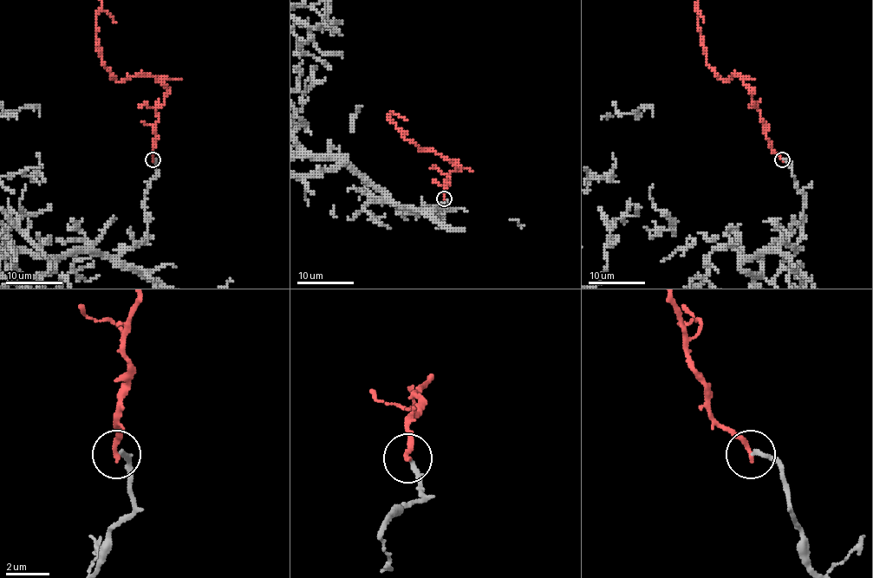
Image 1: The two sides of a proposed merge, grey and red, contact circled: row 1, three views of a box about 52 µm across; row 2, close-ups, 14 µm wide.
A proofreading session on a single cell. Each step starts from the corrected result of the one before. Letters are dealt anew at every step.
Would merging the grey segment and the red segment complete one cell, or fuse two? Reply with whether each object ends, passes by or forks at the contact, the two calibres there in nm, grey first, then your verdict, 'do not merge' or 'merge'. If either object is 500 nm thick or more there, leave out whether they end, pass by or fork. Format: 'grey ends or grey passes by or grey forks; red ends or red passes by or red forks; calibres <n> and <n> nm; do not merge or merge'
grey ends; red ends; calibres 190 and 240 nm; do not merge

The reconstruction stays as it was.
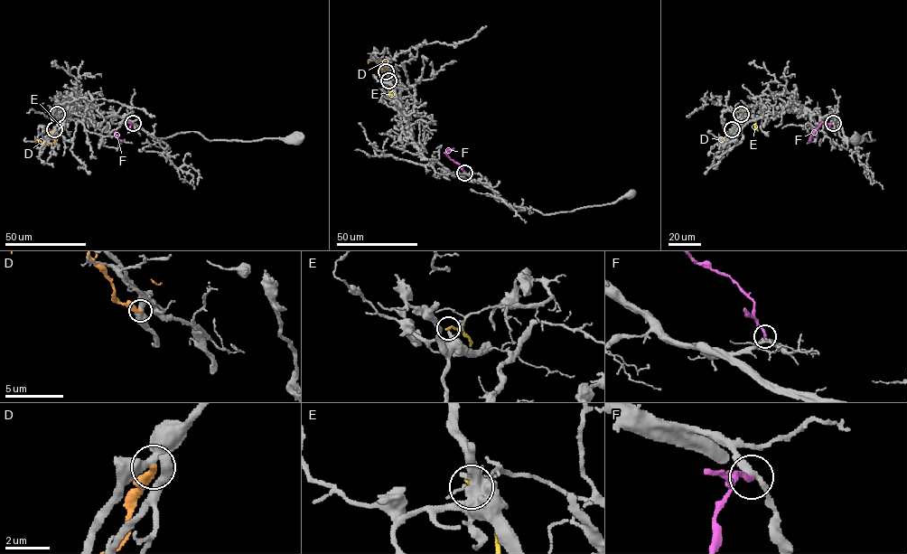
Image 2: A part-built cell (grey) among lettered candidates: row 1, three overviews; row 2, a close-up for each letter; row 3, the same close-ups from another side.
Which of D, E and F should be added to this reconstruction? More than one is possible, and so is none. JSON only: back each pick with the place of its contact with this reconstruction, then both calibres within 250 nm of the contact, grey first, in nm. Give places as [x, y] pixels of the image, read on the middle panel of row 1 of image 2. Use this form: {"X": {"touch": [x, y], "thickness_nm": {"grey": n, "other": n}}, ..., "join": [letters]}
{"F": {"touch": [464, 173], "thickness_nm": {"grey": 280, "other": 240}}, "join": ["F"]}

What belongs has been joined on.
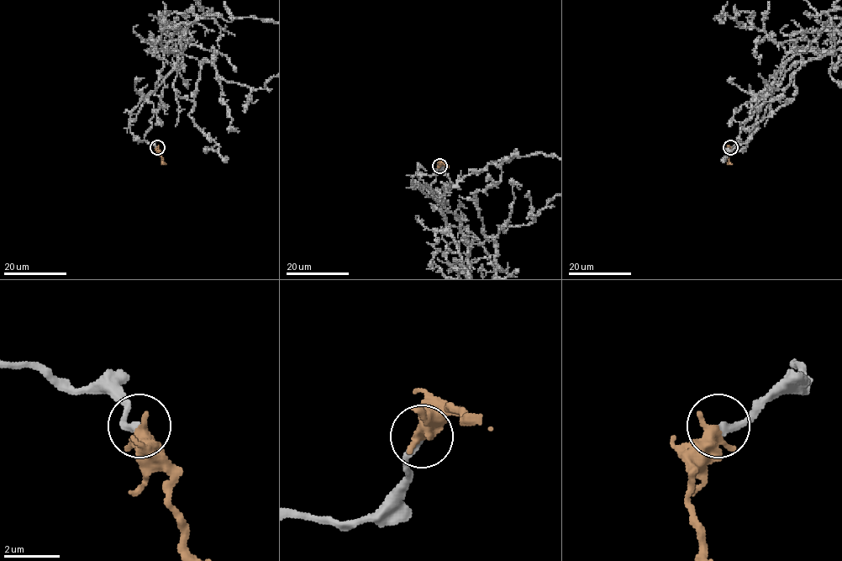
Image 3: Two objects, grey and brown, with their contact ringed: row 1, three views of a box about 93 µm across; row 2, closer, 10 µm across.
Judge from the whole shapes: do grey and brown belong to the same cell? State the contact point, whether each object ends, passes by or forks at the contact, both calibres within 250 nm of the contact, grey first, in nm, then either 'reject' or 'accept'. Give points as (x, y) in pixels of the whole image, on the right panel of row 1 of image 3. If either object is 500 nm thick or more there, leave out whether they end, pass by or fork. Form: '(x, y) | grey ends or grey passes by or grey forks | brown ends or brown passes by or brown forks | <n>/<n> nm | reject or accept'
(730, 147) | 260/550 nm | accept

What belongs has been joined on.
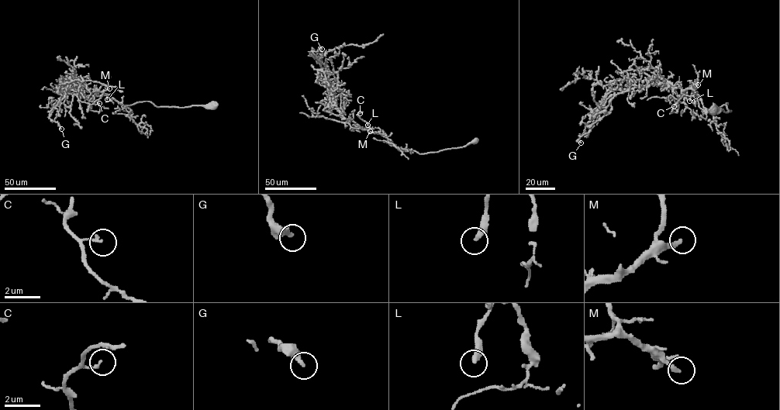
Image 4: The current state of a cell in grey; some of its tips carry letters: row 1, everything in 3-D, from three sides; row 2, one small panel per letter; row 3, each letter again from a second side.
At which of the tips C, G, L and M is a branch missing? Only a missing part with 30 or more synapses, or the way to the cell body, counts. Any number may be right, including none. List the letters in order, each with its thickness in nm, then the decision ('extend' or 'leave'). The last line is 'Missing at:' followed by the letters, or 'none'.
C: calibre 140 nm; leave
G: calibre 300 nm; leave
L: calibre 340 nm; leave
M: calibre 260 nm; extend
Missing at: M

